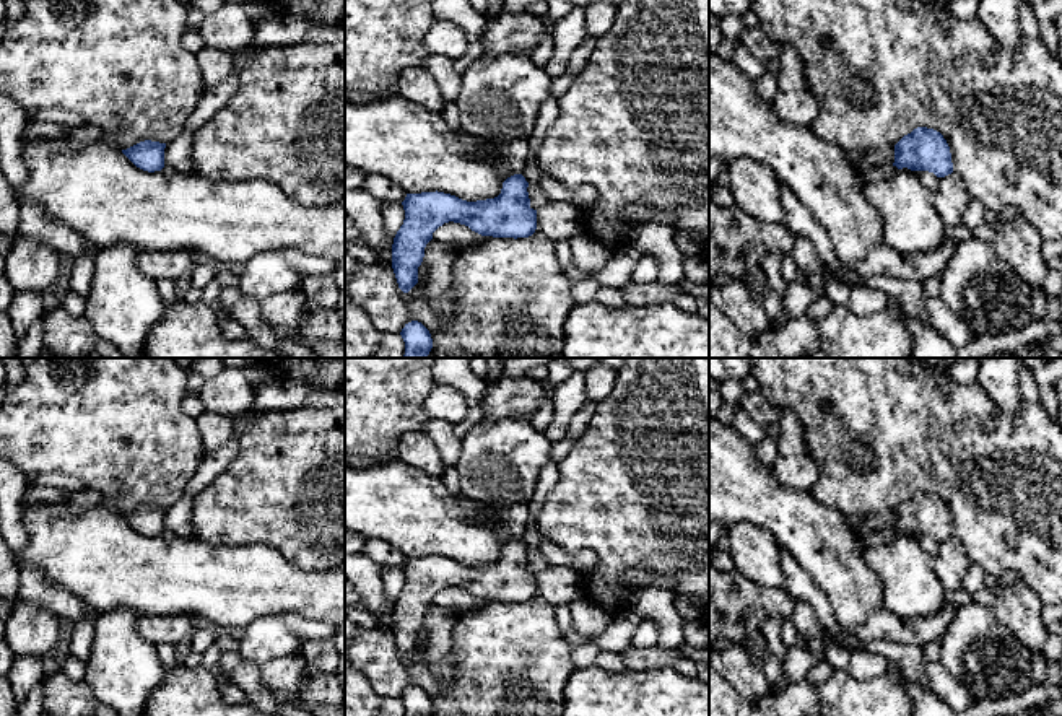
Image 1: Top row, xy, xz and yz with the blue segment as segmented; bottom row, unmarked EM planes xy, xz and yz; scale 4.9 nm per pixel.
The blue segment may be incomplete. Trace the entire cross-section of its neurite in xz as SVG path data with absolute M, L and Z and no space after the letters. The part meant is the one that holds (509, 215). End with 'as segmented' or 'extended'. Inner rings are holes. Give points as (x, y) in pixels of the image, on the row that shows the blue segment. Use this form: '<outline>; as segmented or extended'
M514 174L494 199L467 202L444 192L407 194L405 220L392 244L392 268L403 293L418 283L418 267L433 233L444 223L468 226L481 236L529 238L537 229L537 210L530 207L529 182Z; as segmented

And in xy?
M145 140L122 153L140 169L155 172L164 168L164 148L166 143Z; as segmented

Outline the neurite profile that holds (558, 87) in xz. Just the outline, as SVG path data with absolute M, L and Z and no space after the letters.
M564 73L559 78L553 78L550 83L550 96L559 99L572 83L574 76L576 75Z

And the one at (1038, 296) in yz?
M1044 286L1031 290L1031 317L1033 321L1046 319L1047 293Z

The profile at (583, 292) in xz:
M594 278L581 280L572 285L571 293L576 304L592 303L598 293L598 282Z

